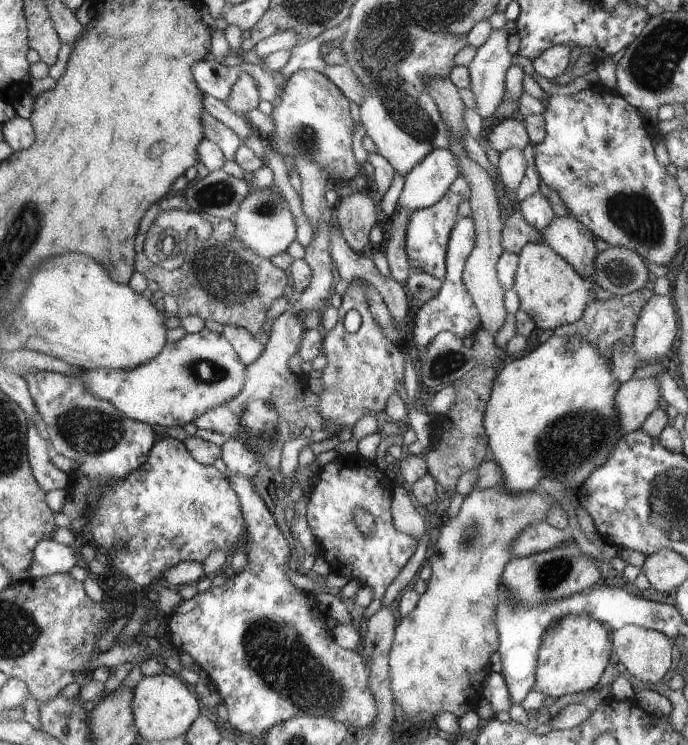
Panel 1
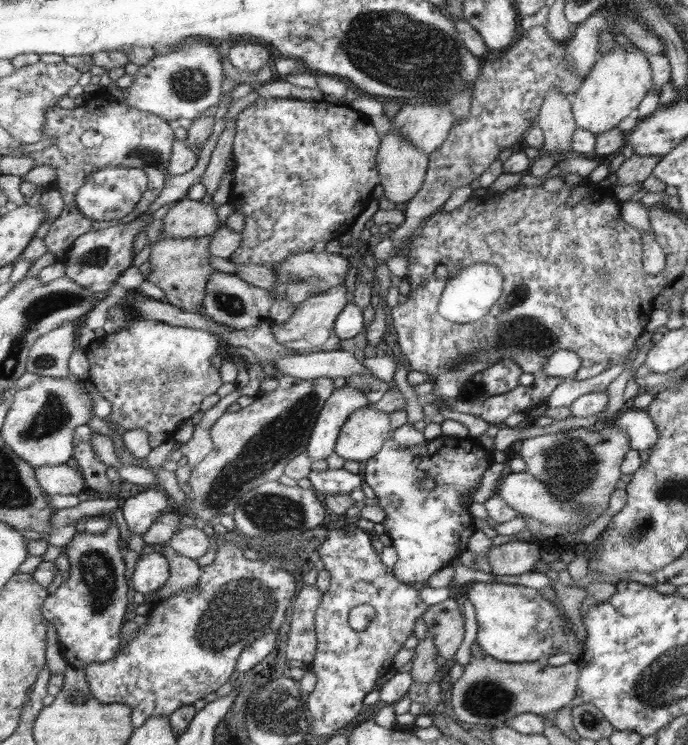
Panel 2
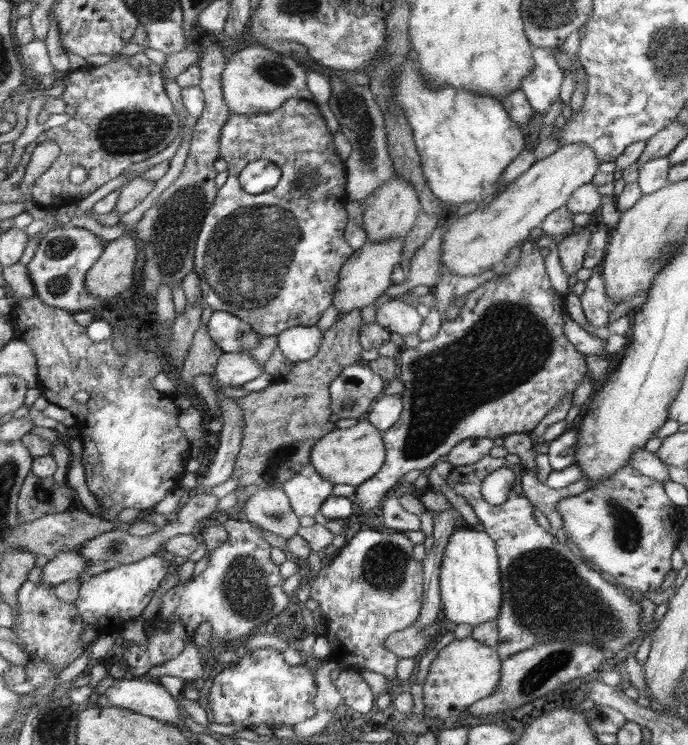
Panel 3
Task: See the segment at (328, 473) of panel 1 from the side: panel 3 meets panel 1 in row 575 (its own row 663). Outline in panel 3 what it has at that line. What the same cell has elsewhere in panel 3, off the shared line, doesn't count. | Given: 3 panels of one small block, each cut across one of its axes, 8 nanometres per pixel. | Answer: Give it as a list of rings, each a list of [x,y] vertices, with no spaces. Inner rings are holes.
[[[368,528],[361,531],[352,529],[344,546],[336,552],[328,566],[321,566],[316,577],[310,579],[310,588],[302,593],[304,598],[318,602],[318,610],[325,619],[325,637],[330,645],[329,659],[332,662],[346,664],[348,670],[366,668],[394,680],[400,658],[386,649],[384,640],[418,621],[423,609],[424,590],[425,569],[415,558],[415,548],[406,534],[390,534]]]

